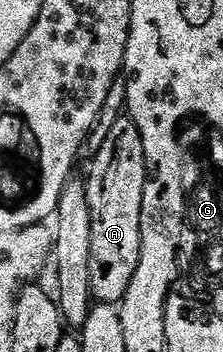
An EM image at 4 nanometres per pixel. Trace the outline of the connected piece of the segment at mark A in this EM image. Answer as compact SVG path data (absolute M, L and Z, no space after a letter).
M122 116L109 128L85 181L91 212L90 282L92 298L97 303L121 303L136 272L146 178L142 136L131 118Z

